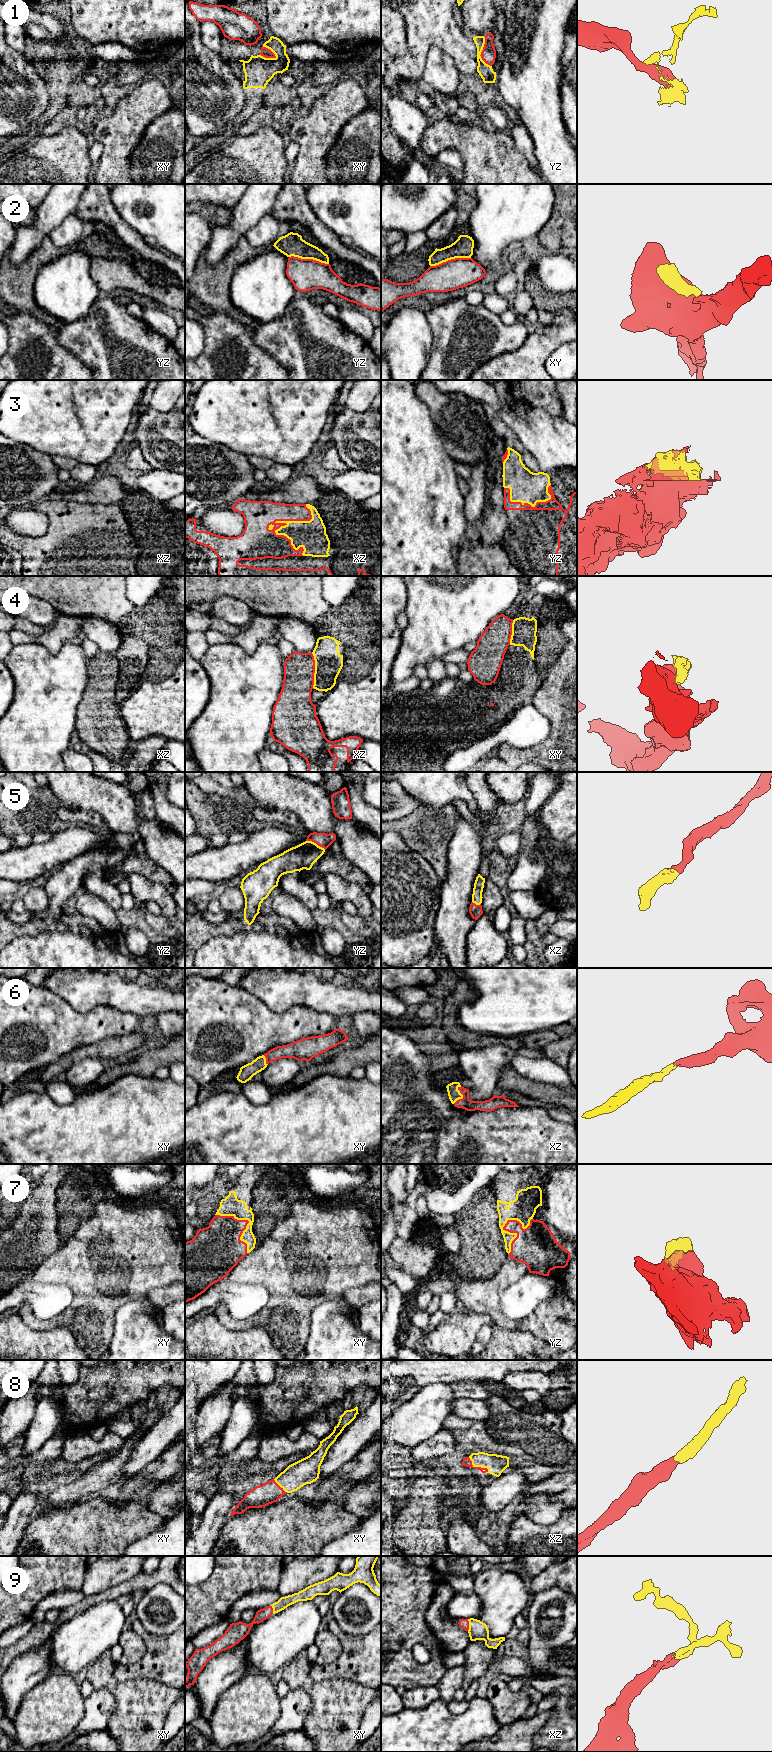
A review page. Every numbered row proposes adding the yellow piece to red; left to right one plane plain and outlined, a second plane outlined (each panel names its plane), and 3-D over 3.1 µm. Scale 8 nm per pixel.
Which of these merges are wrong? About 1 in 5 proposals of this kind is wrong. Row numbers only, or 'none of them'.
2, 4

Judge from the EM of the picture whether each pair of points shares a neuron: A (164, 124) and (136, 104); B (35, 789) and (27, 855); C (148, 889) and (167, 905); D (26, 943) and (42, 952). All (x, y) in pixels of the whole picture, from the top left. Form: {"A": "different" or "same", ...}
{"A": "different", "B": "different", "C": "same", "D": "same"}

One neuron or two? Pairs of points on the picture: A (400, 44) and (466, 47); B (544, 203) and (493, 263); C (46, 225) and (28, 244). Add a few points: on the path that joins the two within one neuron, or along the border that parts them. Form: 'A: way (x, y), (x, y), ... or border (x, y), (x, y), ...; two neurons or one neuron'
A: border (405, 21), (407, 51), (403, 55), (391, 58); two neurons
B: way (528, 213), (494, 247); one neuron
C: way (41, 230), (32, 239); one neuron

